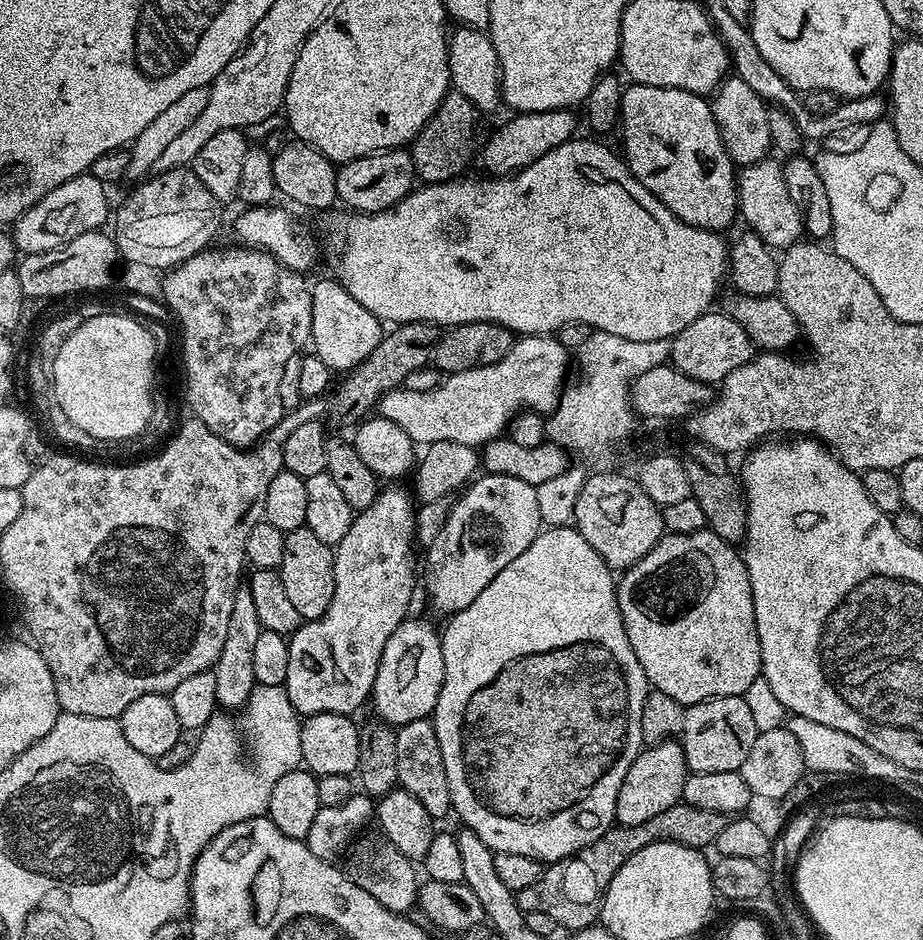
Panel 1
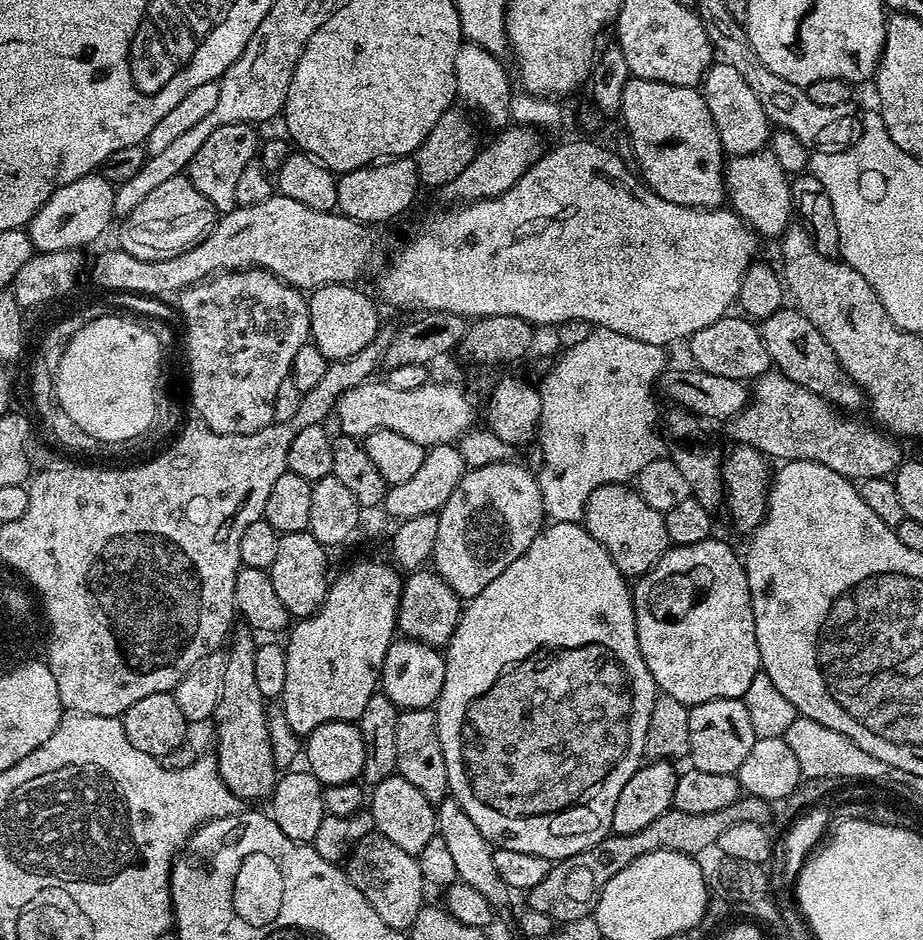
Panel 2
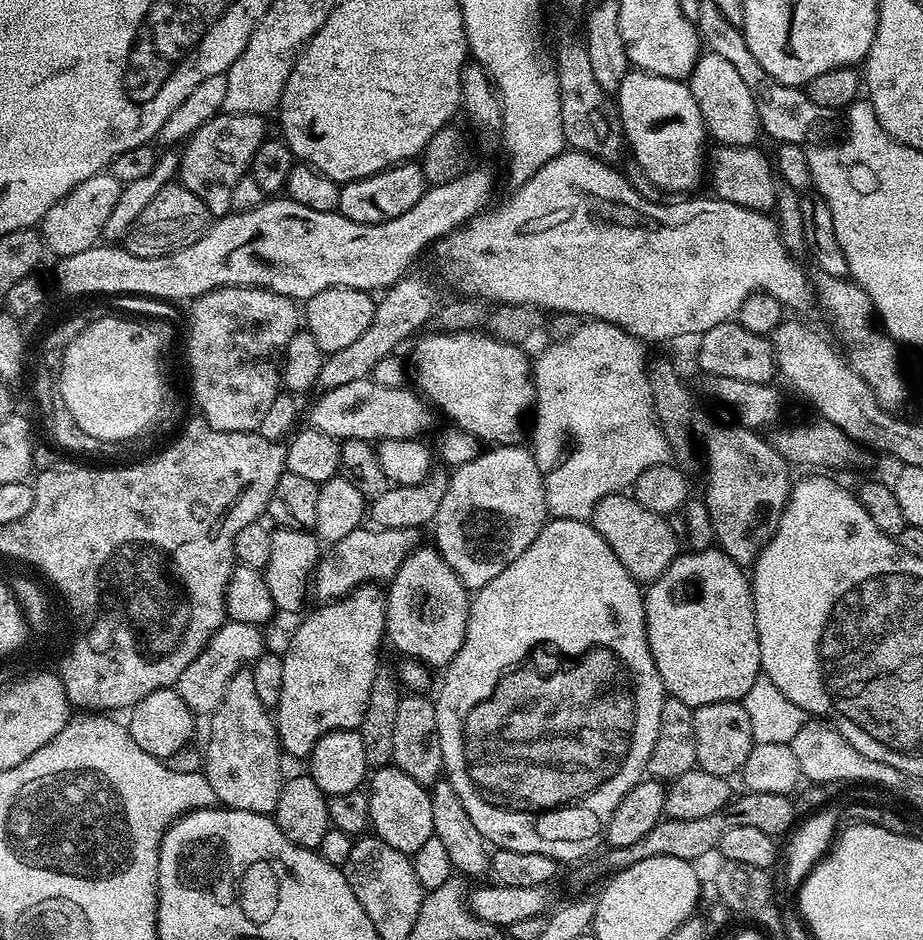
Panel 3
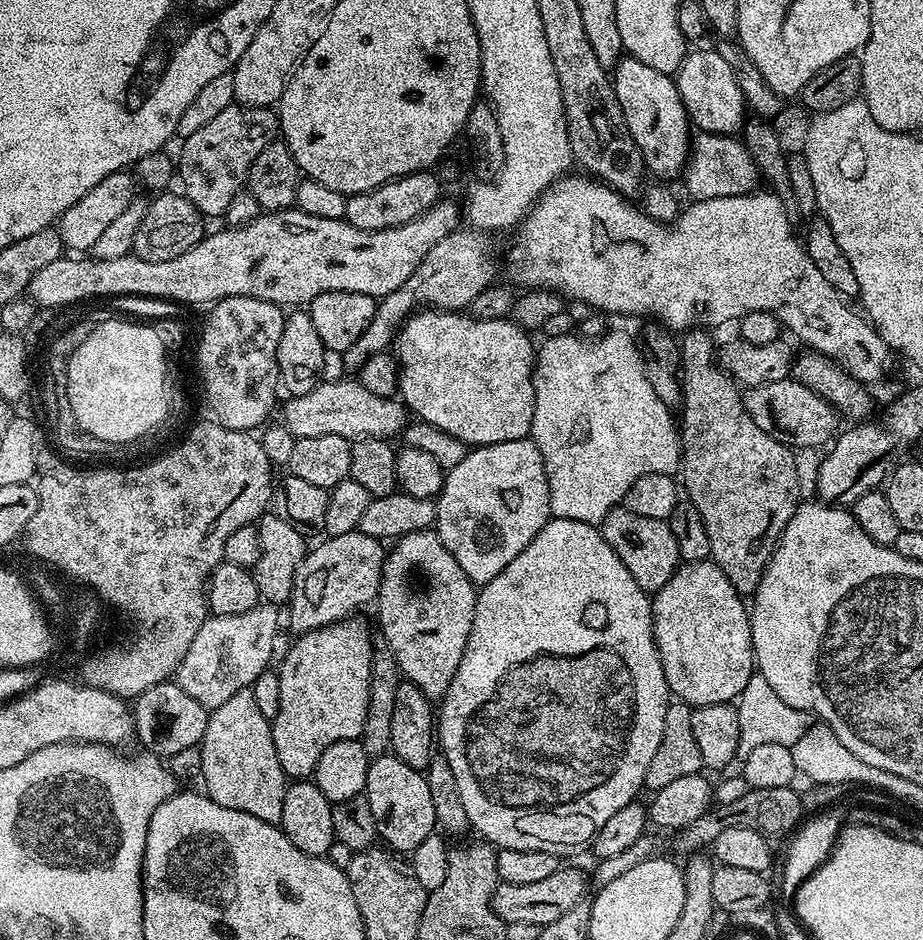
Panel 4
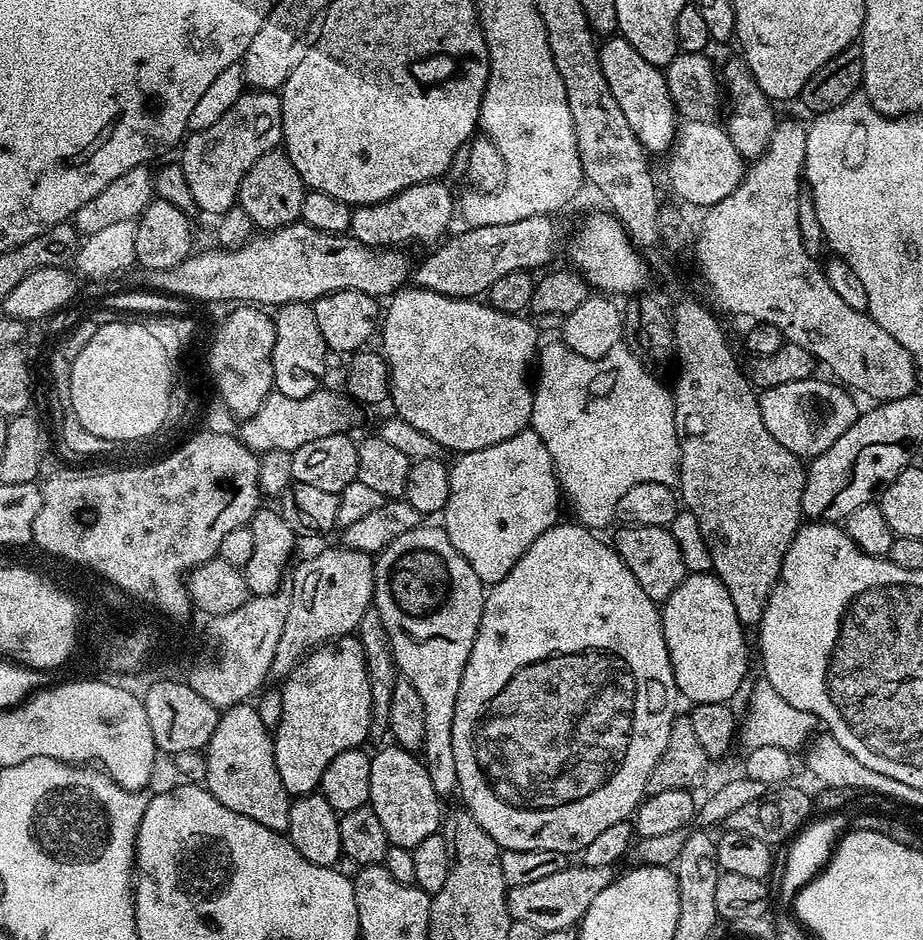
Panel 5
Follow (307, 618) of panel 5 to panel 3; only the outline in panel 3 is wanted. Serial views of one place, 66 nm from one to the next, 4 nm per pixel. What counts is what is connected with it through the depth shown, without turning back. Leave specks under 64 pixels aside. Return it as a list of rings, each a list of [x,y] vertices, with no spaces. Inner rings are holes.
[[[361,526],[350,530],[350,534],[346,534],[346,538],[342,538],[336,544],[331,545],[321,555],[319,562],[316,563],[316,571],[312,573],[310,581],[311,595],[313,597],[317,596],[320,602],[333,602],[343,599],[344,596],[349,596],[351,592],[361,585],[391,581],[392,575],[398,570],[398,566],[402,566],[402,562],[406,557],[421,543],[420,535],[422,535],[422,532],[419,528]]]

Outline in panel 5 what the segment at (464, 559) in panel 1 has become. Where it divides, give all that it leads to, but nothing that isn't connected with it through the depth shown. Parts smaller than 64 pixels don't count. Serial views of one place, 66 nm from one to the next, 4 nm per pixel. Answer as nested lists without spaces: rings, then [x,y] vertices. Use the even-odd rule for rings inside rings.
[[[531,430],[519,432],[514,438],[506,438],[506,442],[498,442],[498,446],[486,446],[486,450],[465,452],[455,465],[451,465],[450,498],[442,513],[442,527],[450,538],[454,550],[470,562],[474,574],[484,581],[485,585],[497,584],[526,554],[530,542],[538,538],[546,530],[550,530],[561,519],[562,493],[556,480],[556,471],[550,458],[550,450],[546,450],[546,442],[538,438]]]

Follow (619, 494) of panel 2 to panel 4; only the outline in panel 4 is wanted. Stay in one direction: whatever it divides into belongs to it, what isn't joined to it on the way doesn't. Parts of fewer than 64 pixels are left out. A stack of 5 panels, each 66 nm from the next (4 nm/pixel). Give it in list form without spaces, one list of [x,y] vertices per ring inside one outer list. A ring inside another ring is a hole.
[[[617,506],[606,514],[602,525],[604,540],[622,558],[622,566],[634,574],[634,582],[642,586],[642,590],[655,594],[680,567],[682,561],[678,554],[678,542],[674,542],[674,534],[670,530],[667,520],[658,518],[644,518],[642,514],[634,514],[634,510]]]

